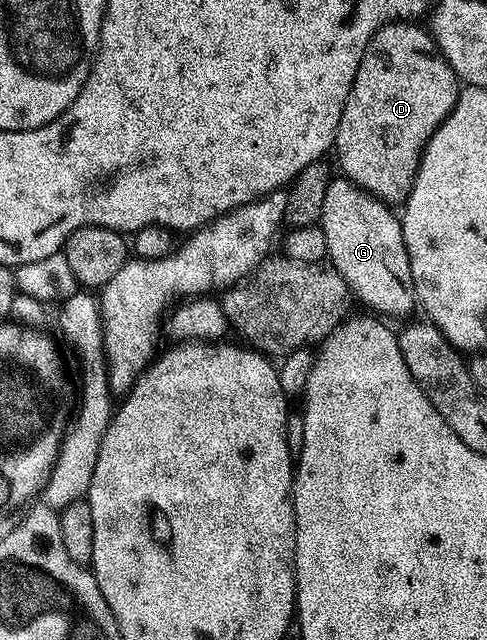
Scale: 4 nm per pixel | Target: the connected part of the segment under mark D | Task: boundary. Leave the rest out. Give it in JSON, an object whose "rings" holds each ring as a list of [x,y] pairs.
{"rings":[[[410,21],[384,23],[371,37],[334,134],[332,151],[338,154],[341,174],[387,205],[405,204],[422,160],[422,150],[428,145],[432,133],[436,133],[438,126],[450,115],[460,90],[458,76],[440,53],[429,30],[414,25]]]}

